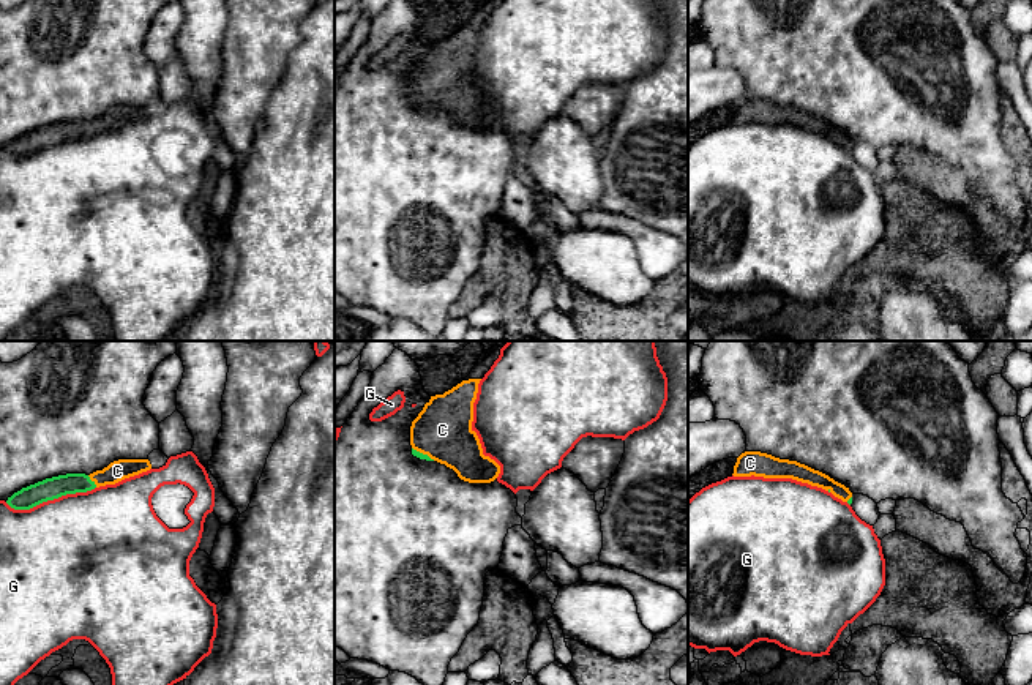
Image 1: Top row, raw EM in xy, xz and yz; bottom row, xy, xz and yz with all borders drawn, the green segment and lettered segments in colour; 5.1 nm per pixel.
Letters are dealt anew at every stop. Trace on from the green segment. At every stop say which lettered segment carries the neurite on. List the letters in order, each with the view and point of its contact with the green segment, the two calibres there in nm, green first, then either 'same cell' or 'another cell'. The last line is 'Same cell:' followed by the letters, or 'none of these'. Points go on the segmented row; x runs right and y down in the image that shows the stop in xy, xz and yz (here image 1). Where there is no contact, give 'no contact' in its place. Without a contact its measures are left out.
C: contact xy (92, 482); calibres 110 and 110 nm; same cell
G: contact xy (49, 499); calibres 110 and 480 nm; another cell
Same cell: C

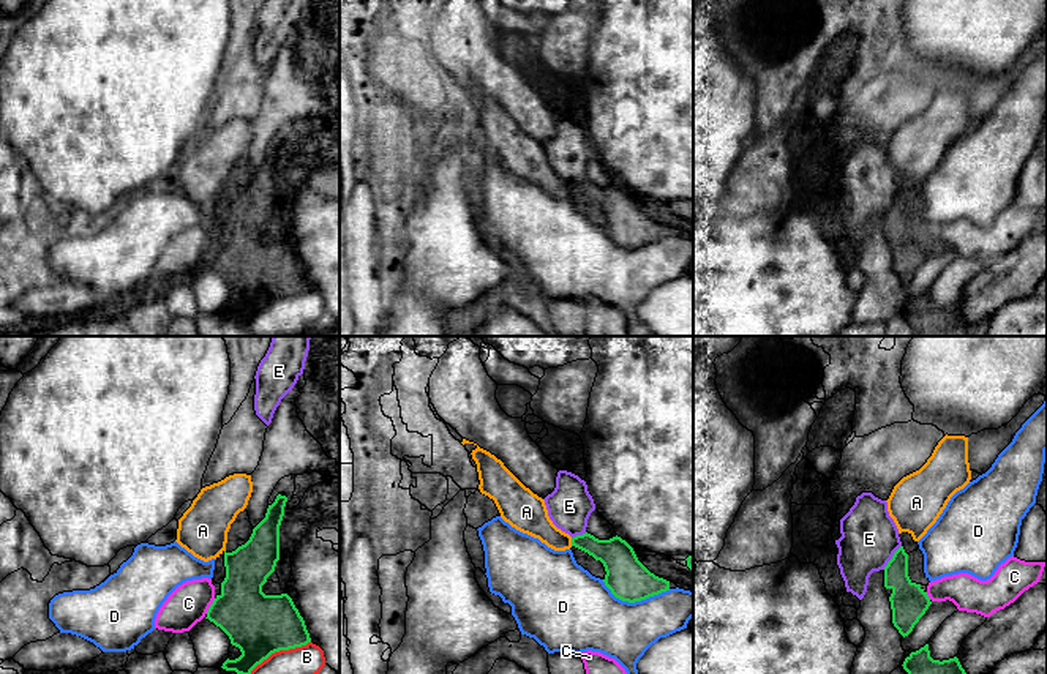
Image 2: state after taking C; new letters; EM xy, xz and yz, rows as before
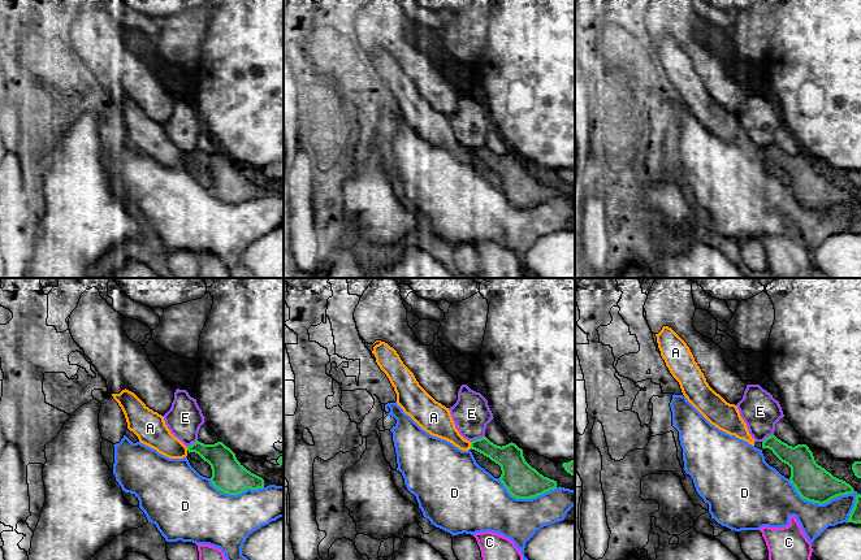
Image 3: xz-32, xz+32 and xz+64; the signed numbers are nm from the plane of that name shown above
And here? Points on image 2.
A: contact xz (572, 542); calibres 170 and 180 nm; another cell
B: contact xy (280, 649); calibres 320 and 150 nm; another cell
C: contact xy (210, 606); calibres 300 and 200 nm; another cell
D: contact xz (635, 600); calibres 220 and 340 nm; another cell
E: contact yz (893, 557); calibres 190 and 280 nm; another cell
Same cell: none of these

